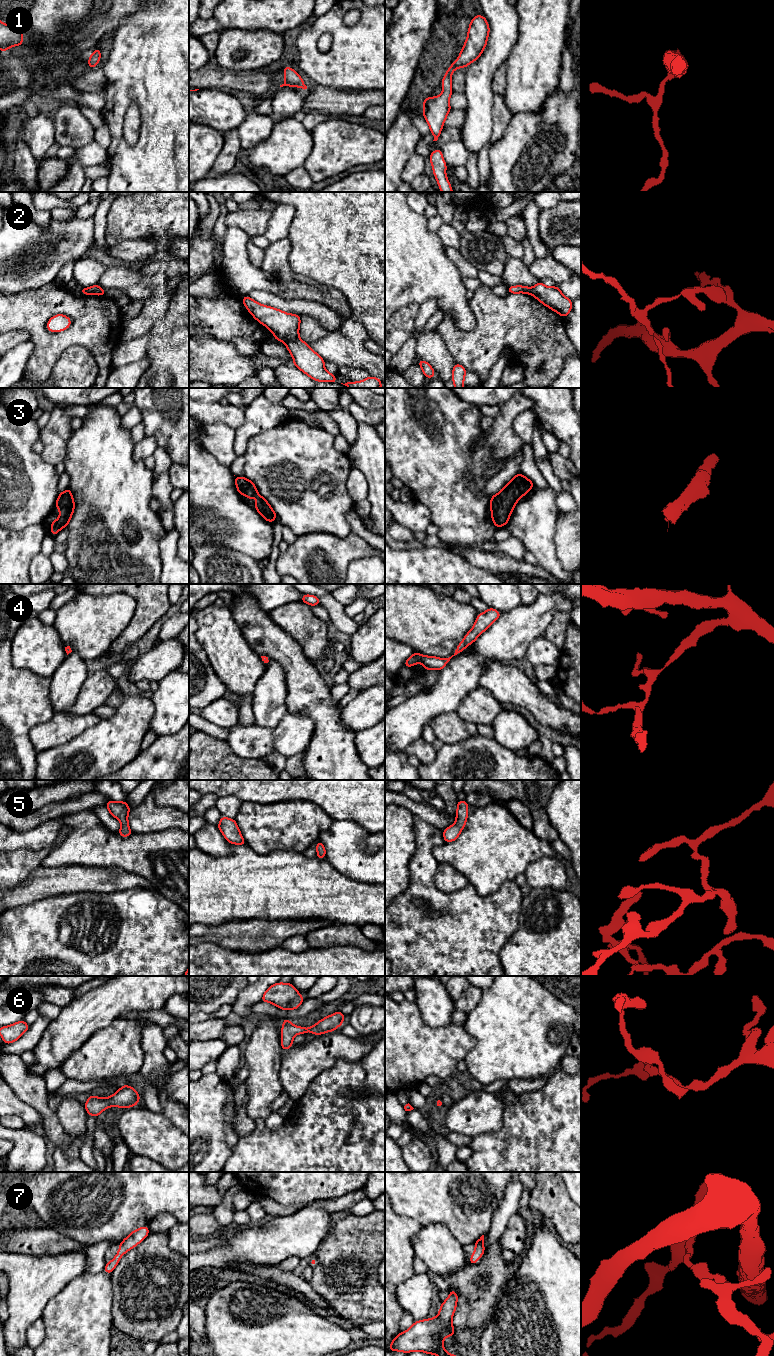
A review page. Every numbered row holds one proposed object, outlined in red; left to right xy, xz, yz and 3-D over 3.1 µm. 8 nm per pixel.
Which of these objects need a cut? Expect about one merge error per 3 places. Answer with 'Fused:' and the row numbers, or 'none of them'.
Fused: 2

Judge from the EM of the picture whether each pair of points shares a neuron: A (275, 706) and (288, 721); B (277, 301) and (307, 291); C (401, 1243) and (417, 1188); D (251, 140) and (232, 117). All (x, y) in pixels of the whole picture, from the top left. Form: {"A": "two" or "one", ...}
{"A": "two", "B": "two", "C": "two", "D": "two"}

